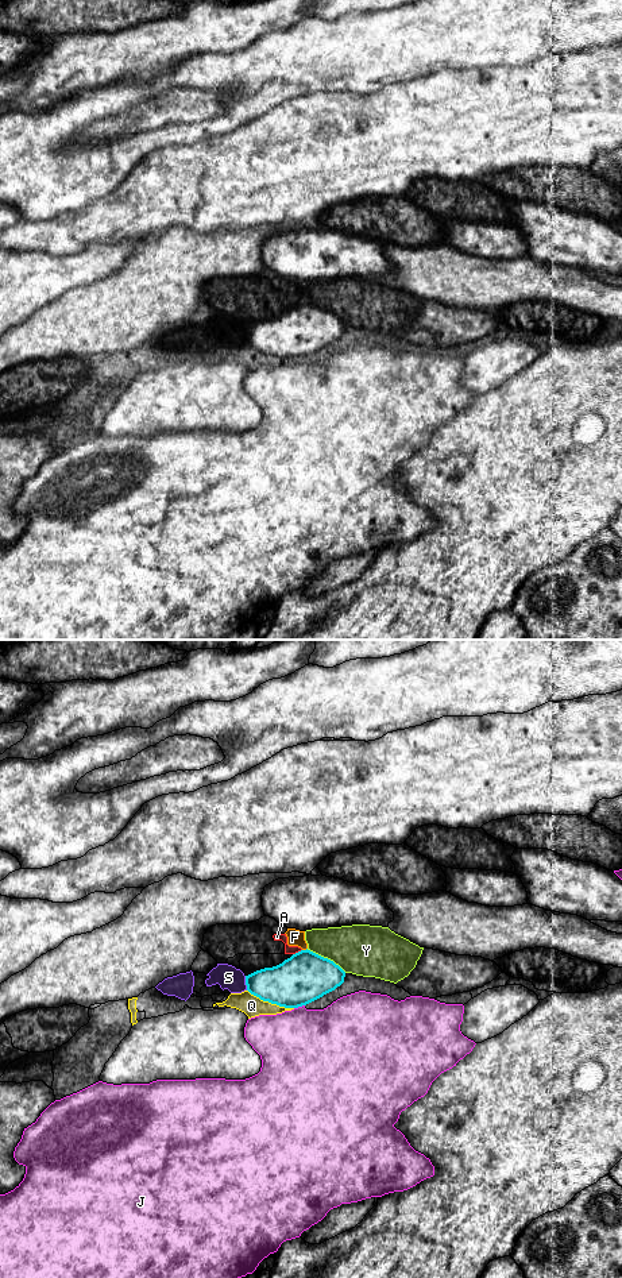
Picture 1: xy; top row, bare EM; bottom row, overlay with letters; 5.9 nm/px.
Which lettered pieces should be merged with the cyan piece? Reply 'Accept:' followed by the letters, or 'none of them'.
Accept: none of them

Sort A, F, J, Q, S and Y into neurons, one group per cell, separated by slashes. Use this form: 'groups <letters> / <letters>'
groups A F / J / Q / S / Y

